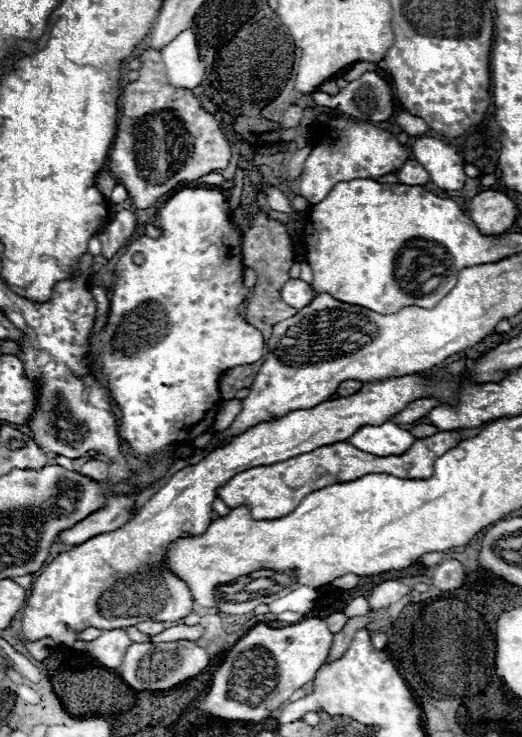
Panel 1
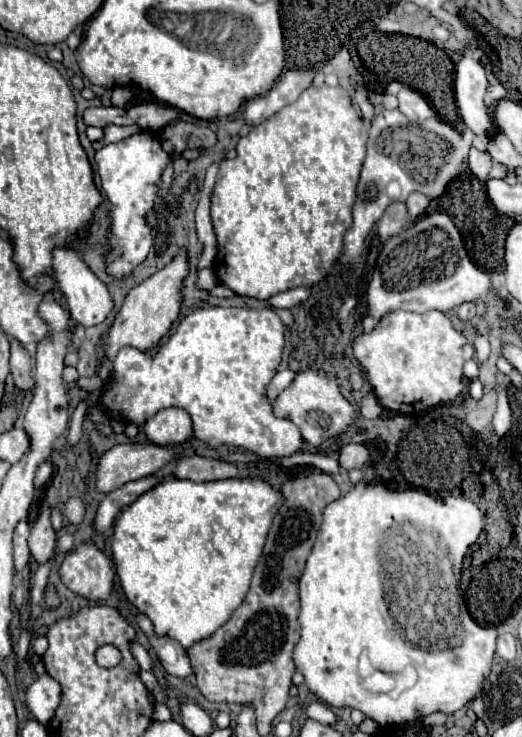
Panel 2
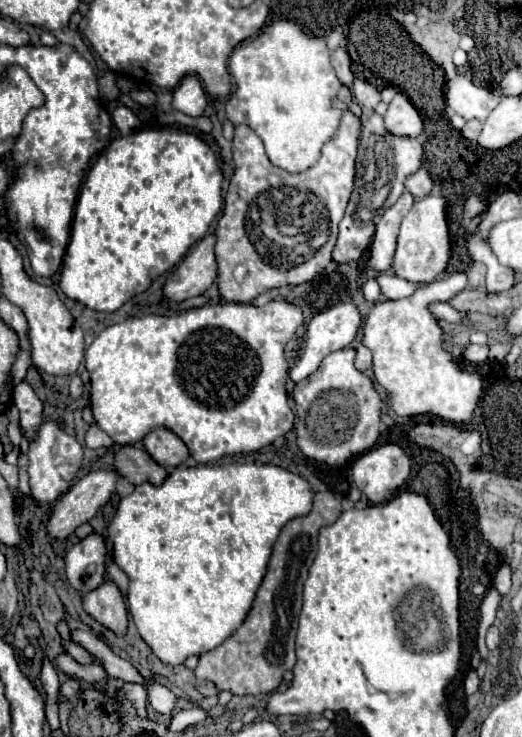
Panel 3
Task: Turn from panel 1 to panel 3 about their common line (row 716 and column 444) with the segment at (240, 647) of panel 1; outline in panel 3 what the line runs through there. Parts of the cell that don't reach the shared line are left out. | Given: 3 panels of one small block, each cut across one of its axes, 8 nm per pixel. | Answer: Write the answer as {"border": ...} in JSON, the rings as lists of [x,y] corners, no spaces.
{"border":[[[428,194],[414,202],[412,210],[408,212],[400,226],[392,270],[396,276],[408,282],[432,282],[440,272],[446,270],[448,260],[450,260],[450,234],[446,222],[446,204],[442,196]]]}

